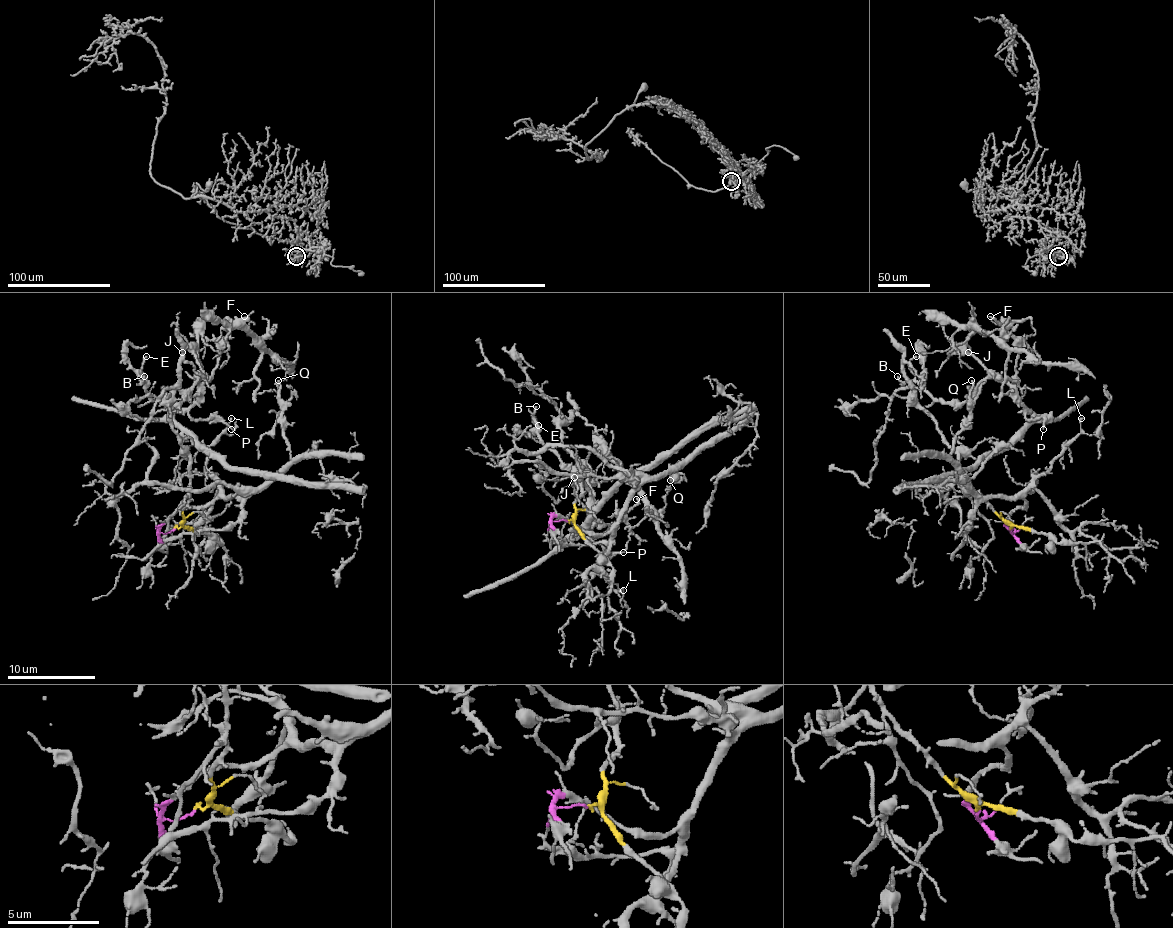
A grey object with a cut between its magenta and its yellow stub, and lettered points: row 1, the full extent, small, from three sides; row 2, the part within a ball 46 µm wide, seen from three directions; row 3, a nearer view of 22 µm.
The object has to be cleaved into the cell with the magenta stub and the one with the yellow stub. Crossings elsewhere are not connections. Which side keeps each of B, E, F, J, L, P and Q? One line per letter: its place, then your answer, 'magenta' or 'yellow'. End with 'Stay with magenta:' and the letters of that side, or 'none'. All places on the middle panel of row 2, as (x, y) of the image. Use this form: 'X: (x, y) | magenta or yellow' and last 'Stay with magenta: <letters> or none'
B: (536, 406) | magenta
E: (538, 425) | magenta
F: (636, 499) | magenta
J: (574, 477) | magenta
L: (623, 590) | magenta
P: (623, 552) | magenta
Q: (670, 480) | magenta
Stay with magenta: B, E, F, J, L, P, Q

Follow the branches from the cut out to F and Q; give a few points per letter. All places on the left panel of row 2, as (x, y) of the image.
F: (174, 529), (159, 531), (179, 511), (245, 498), (276, 476), (232, 471), (174, 418), (245, 317)
Q: (174, 529), (166, 533), (159, 531), (179, 511), (214, 502), (219, 498), (245, 498), (289, 460), (278, 381)

